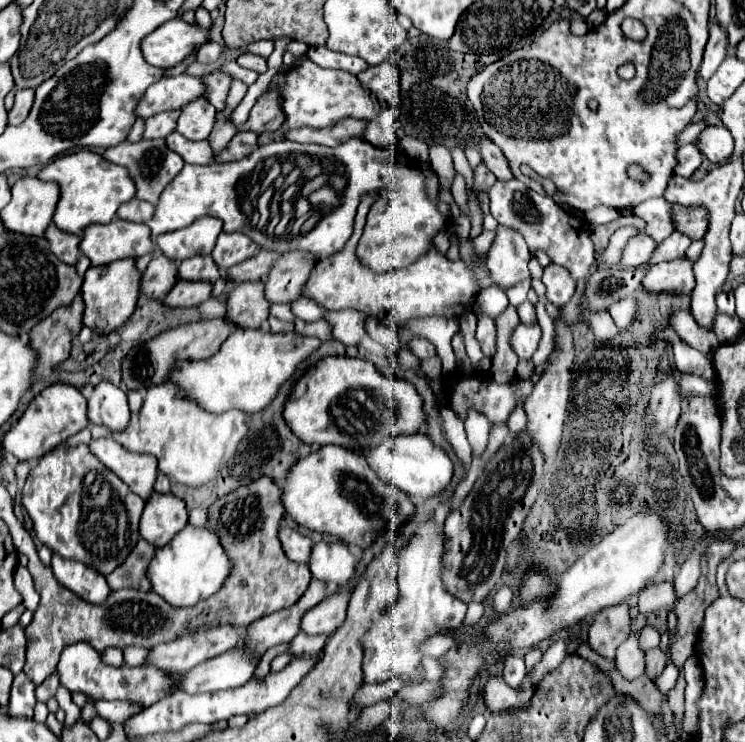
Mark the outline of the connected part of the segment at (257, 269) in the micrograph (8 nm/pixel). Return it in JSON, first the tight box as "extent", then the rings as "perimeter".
{"extent":[225,250,277,282],"perimeter":[[[259,250],[259,254],[255,254],[253,258],[241,262],[239,266],[233,266],[225,272],[225,278],[229,282],[257,282],[263,280],[267,270],[271,268],[273,260],[277,258],[277,252],[271,250]]]}

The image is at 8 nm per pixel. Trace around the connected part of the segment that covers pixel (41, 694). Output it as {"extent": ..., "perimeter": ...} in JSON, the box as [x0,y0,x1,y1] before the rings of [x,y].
{"extent":[35,672,59,702],"perimeter":[[[53,672],[49,678],[45,678],[45,680],[37,686],[37,690],[35,690],[37,700],[39,700],[39,702],[47,702],[49,698],[55,696],[57,688],[59,688],[59,674]]]}

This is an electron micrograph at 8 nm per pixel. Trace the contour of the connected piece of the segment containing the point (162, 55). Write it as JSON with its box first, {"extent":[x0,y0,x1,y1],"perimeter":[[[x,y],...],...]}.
{"extent":[141,18,211,68],"perimeter":[[[181,18],[169,20],[143,38],[141,52],[145,60],[159,68],[181,64],[193,50],[209,42],[211,28],[187,24]]]}

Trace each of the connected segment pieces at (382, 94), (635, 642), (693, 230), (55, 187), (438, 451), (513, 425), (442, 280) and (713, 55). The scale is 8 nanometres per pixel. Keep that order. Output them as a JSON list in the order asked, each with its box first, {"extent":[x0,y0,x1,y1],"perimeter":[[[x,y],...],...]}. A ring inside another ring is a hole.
[{"extent":[357,60,401,108],"perimeter":[[[389,60],[381,62],[379,66],[369,66],[365,72],[357,74],[361,86],[375,94],[379,102],[385,102],[391,108],[401,106],[401,94],[399,94],[399,70]]]},{"extent":[617,632,645,678],"perimeter":[[[639,632],[629,638],[617,650],[617,668],[625,678],[639,678],[645,674],[645,652],[639,648]]]},{"extent":[671,204,709,240],"perimeter":[[[675,204],[671,208],[671,218],[673,218],[675,230],[687,234],[693,240],[701,240],[709,226],[709,216],[705,208],[685,208]]]},{"extent":[1,176,59,236],"perimeter":[[[25,176],[13,184],[11,194],[11,202],[1,210],[3,224],[27,236],[43,236],[59,202],[59,184]]]},{"extent":[367,434,453,498],"perimeter":[[[423,434],[387,438],[367,452],[367,462],[383,480],[399,486],[403,492],[417,498],[431,498],[443,492],[453,478],[453,462],[447,452],[441,446],[435,446]]]},{"extent":[507,402,527,434],"perimeter":[[[519,402],[519,406],[515,406],[515,410],[511,412],[511,416],[509,416],[509,420],[507,420],[511,434],[517,434],[517,432],[521,432],[521,430],[525,428],[527,414],[525,414],[525,410],[523,410],[523,404],[525,404],[525,402]]]},{"extent":[303,194,493,322],"perimeter":[[[365,194],[361,200],[357,214],[355,214],[355,228],[351,238],[347,240],[345,248],[331,258],[321,260],[309,274],[305,286],[303,286],[303,296],[317,302],[325,310],[345,310],[353,308],[363,312],[365,316],[371,318],[383,318],[383,322],[391,320],[409,320],[409,318],[425,318],[427,316],[443,316],[452,318],[466,312],[474,301],[475,294],[483,288],[493,286],[489,274],[487,274],[487,264],[485,258],[479,256],[479,264],[471,268],[465,260],[451,262],[447,256],[441,256],[431,248],[425,256],[421,256],[413,266],[393,270],[389,274],[375,274],[367,270],[365,266],[359,264],[355,256],[357,242],[363,234],[365,226],[365,216],[371,208],[375,198],[371,194]]]},{"extent":[699,20,727,80],"perimeter":[[[713,20],[709,24],[709,42],[705,46],[705,54],[703,54],[703,62],[701,62],[701,68],[699,68],[699,74],[701,78],[709,80],[715,70],[719,68],[719,64],[725,60],[727,56],[727,34],[725,30],[717,24],[717,20]]]}]

